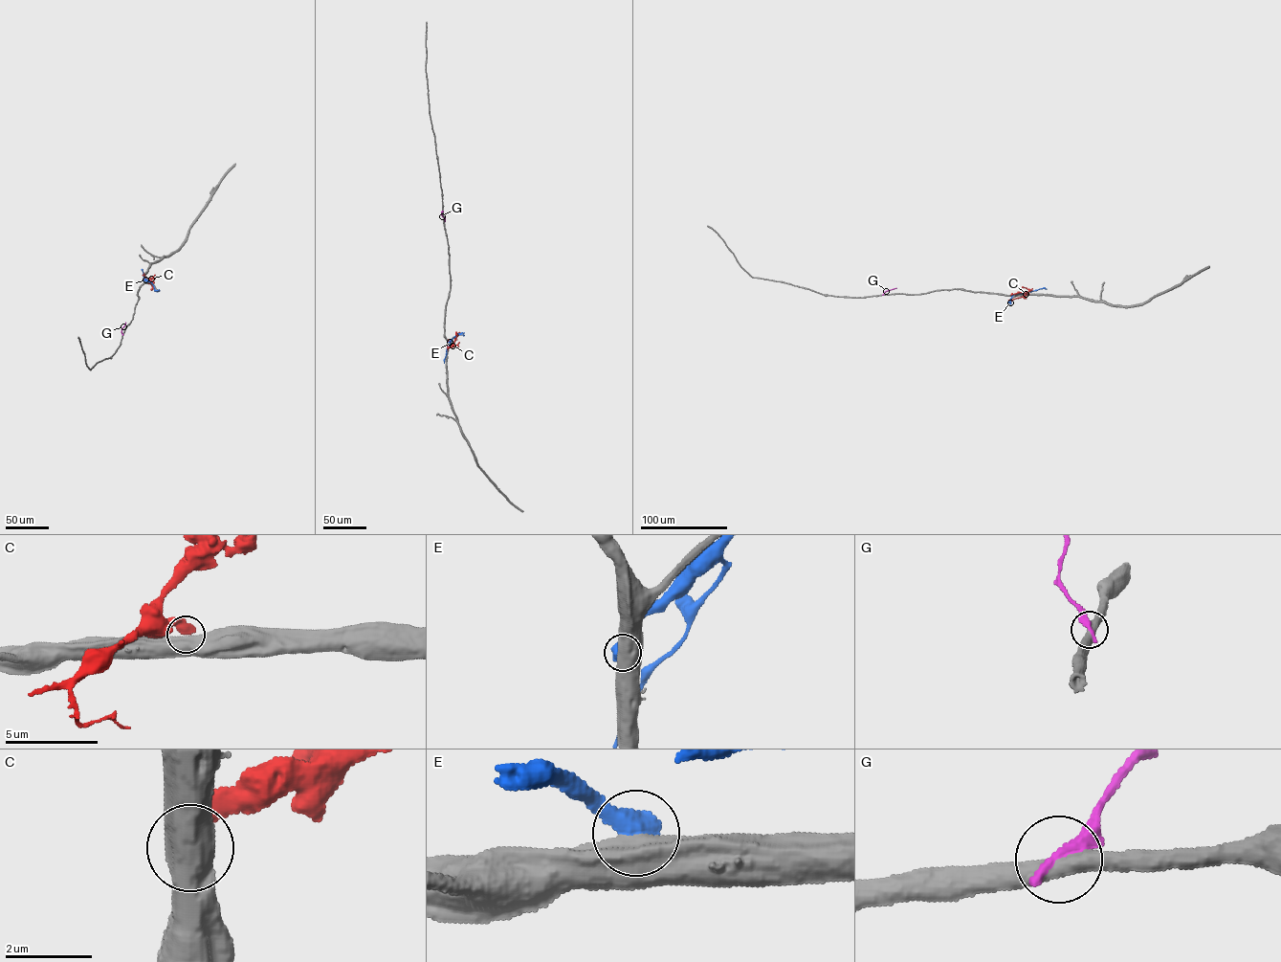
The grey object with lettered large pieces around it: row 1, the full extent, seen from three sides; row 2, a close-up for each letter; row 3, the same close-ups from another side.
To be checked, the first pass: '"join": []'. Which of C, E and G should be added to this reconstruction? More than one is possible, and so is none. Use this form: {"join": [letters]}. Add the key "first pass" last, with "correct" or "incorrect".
{"join": [], "first pass": "correct"}

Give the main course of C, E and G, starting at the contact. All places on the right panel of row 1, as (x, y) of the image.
C: (1028, 294), (1011, 295)
E: (1025, 294), (1020, 293), (1047, 289)
G: (882, 294), (896, 288)

